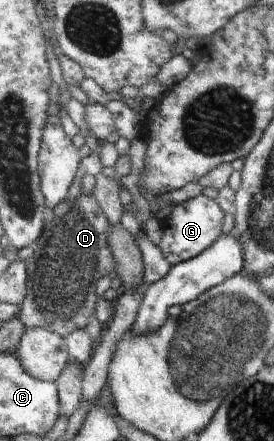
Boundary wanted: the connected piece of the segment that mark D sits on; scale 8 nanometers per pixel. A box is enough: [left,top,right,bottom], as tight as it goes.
[17,192,113,338]

